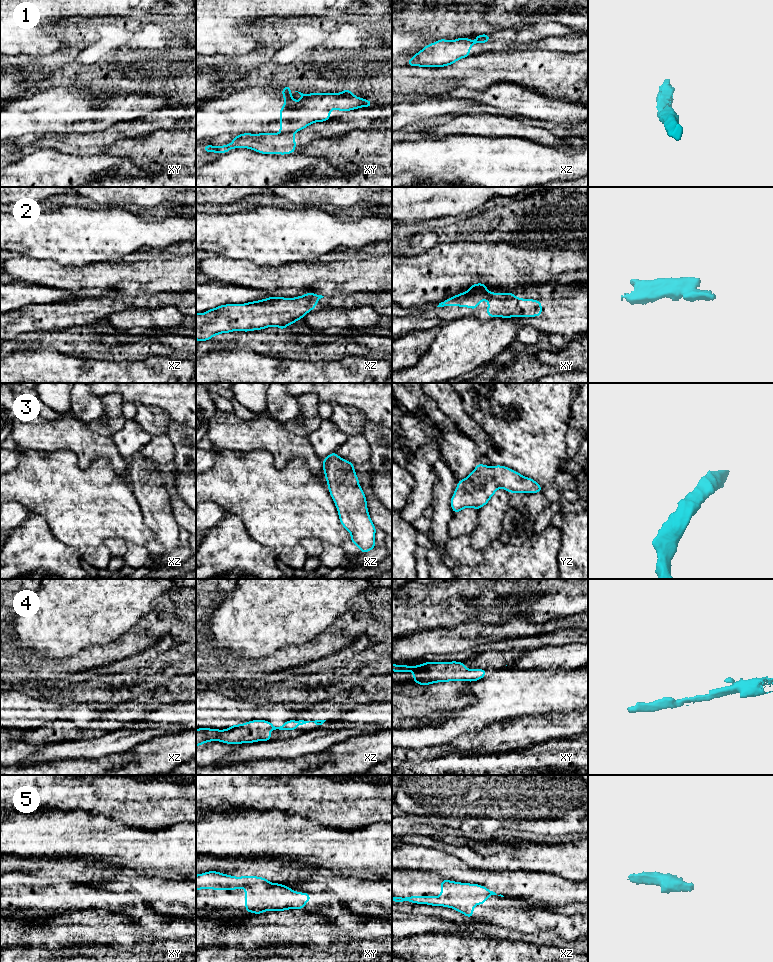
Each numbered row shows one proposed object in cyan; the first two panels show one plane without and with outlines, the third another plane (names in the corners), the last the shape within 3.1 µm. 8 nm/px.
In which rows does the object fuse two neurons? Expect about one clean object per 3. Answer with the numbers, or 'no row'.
1

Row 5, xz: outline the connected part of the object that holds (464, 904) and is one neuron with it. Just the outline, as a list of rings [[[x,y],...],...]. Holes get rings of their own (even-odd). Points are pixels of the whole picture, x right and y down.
[[[441,880],[441,895],[436,896],[409,896],[392,897],[395,902],[412,902],[432,906],[453,908],[469,918],[473,918],[473,909],[476,904],[484,905],[489,896],[497,895],[486,887],[478,884],[460,883],[450,880]]]

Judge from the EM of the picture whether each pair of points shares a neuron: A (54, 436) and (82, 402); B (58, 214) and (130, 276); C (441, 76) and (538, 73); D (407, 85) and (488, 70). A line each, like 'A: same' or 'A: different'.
A: different
B: different
C: same
D: same

